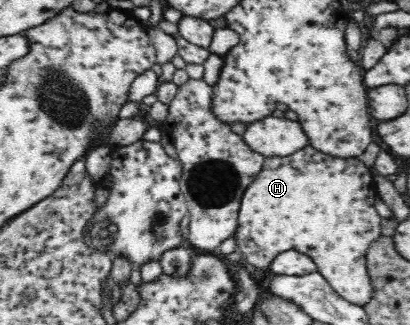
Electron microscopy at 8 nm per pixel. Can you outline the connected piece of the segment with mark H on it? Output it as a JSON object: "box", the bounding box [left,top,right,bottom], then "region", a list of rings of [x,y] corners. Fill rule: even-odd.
{"box":[234,145,381,307],"region":[[[311,145],[289,156],[265,157],[261,172],[245,188],[239,204],[234,232],[236,250],[244,260],[259,270],[269,270],[281,252],[295,250],[305,253],[315,261],[316,271],[326,278],[339,296],[363,307],[374,291],[365,266],[365,254],[373,241],[381,236],[381,216],[375,209],[377,196],[379,191],[372,174],[359,157],[334,157],[317,151]]]}

